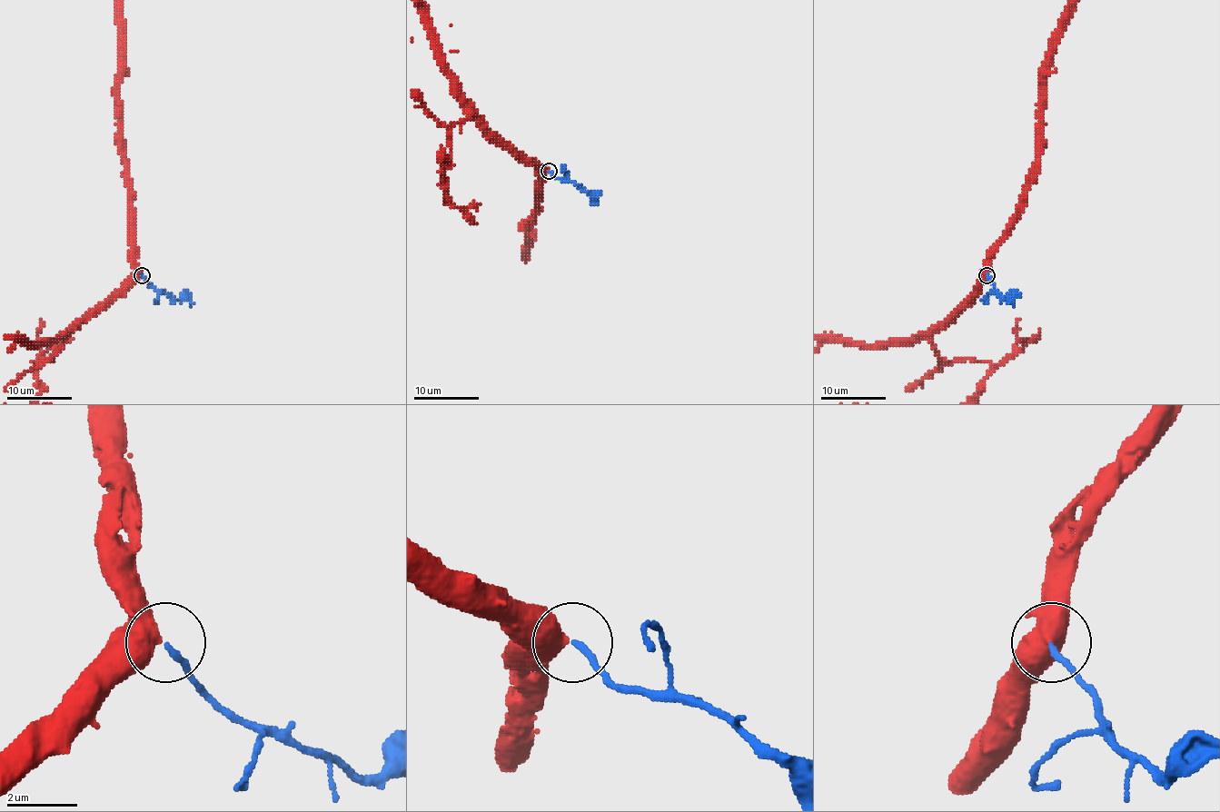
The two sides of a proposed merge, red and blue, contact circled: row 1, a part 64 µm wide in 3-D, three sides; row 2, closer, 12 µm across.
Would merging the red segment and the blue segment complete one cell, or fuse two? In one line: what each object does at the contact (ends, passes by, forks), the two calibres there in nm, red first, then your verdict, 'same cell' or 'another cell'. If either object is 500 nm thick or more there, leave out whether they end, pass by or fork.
calibres 550 and 170 nm; same cell

